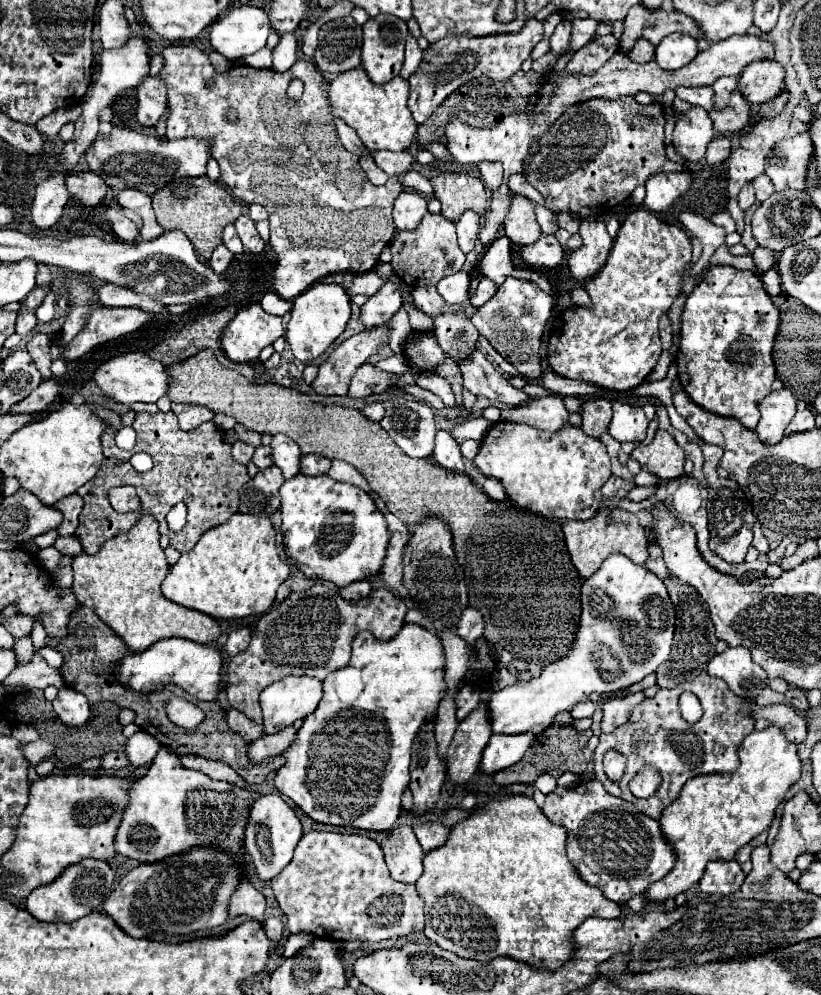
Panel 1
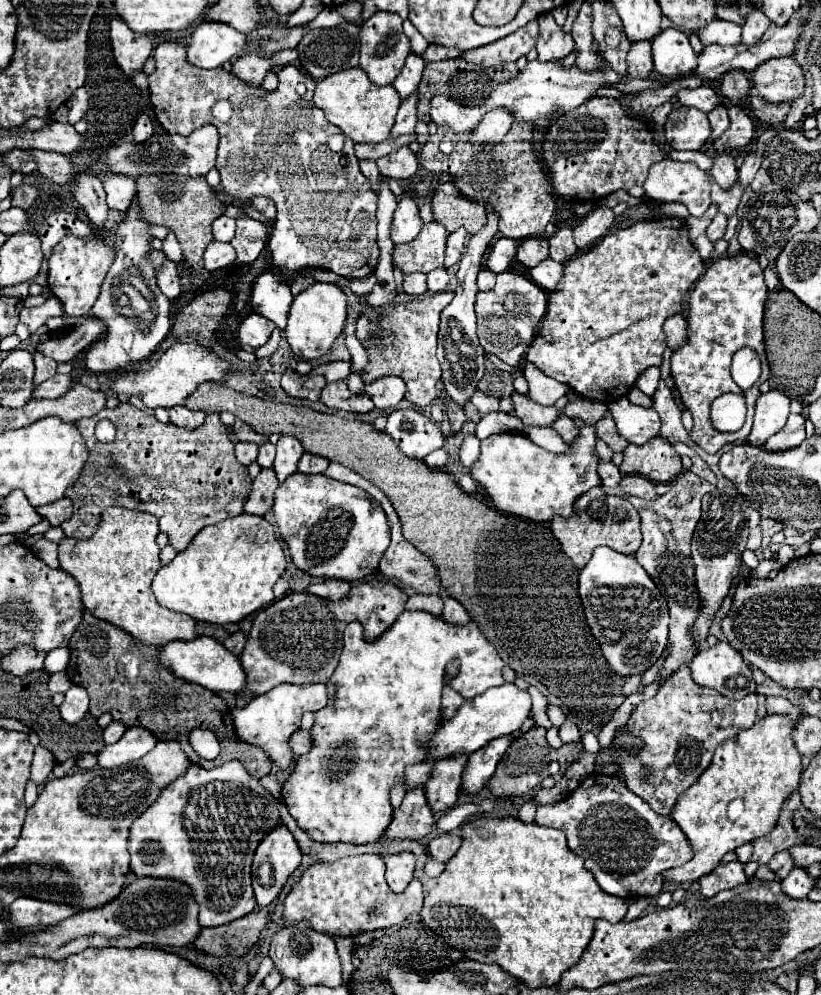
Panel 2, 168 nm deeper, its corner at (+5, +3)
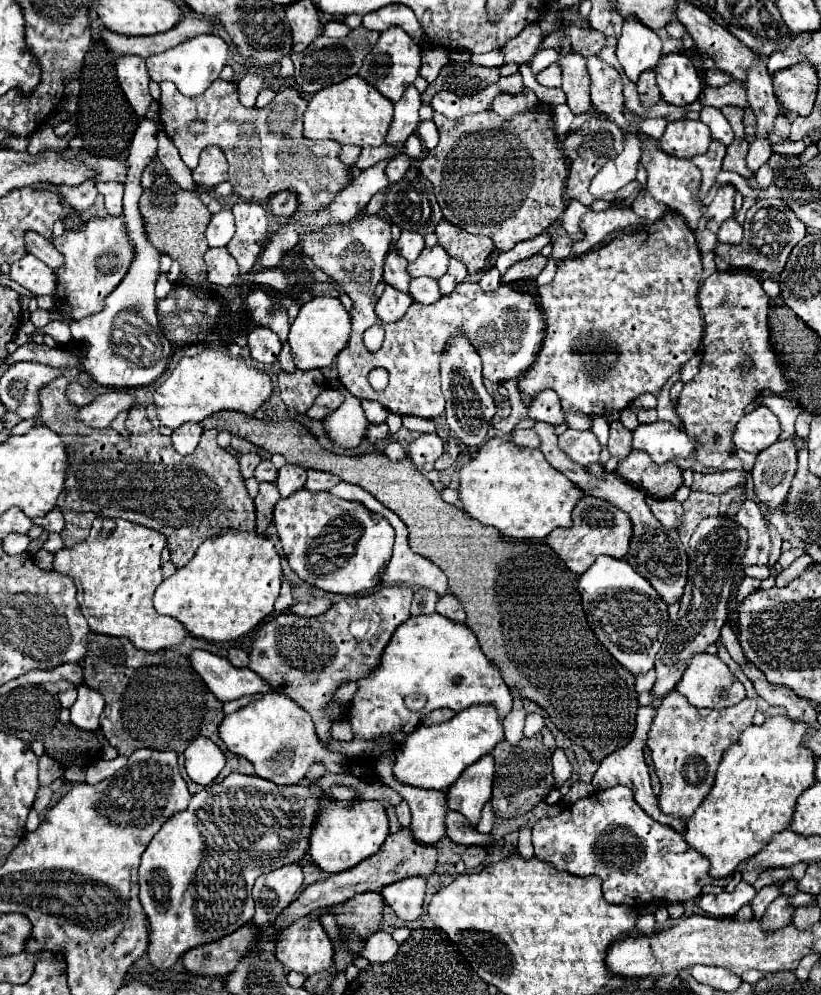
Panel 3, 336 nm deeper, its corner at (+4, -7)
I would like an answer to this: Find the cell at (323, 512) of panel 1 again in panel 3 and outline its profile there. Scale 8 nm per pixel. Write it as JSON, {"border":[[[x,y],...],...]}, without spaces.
{"border":[[[300,489],[280,499],[274,509],[274,525],[292,571],[328,593],[356,595],[372,589],[392,557],[394,529],[388,519],[368,511],[362,503],[346,501],[326,491],[310,493]]]}

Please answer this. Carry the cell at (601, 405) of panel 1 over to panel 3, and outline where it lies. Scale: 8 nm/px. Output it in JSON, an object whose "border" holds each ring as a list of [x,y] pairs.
{"border":[[[612,421],[610,423],[610,439],[608,439],[608,451],[612,457],[616,457],[618,461],[628,457],[632,451],[632,435],[630,431],[620,423],[620,421]]]}

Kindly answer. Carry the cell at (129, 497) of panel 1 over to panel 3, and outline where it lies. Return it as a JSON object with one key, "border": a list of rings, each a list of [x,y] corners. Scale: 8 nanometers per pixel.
{"border":[[[98,517],[84,543],[56,553],[54,571],[74,579],[82,615],[92,631],[126,637],[136,649],[156,653],[178,647],[186,635],[180,621],[160,615],[152,605],[154,589],[162,583],[160,551],[164,547],[166,539],[160,531],[124,519]]]}

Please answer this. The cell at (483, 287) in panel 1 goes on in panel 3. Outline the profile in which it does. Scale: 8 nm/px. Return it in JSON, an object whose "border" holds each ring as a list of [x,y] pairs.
{"border":[[[492,267],[492,269],[488,269],[488,271],[482,275],[480,287],[482,287],[484,291],[496,291],[498,285],[500,285],[500,273],[496,271],[496,267]]]}

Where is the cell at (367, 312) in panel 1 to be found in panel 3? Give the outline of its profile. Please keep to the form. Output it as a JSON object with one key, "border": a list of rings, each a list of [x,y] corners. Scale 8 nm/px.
{"border":[[[386,285],[382,297],[376,303],[376,315],[384,321],[384,323],[392,323],[402,319],[404,311],[410,307],[412,299],[410,295],[402,295],[402,291],[396,291],[392,285]]]}

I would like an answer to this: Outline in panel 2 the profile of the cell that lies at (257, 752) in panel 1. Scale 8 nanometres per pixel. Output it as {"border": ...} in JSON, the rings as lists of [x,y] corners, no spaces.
{"border":[[[303,729],[297,731],[297,733],[293,733],[289,745],[291,745],[291,749],[293,749],[295,755],[305,755],[305,753],[309,753],[309,751],[311,751],[311,745],[313,745],[311,733],[309,733],[309,731],[303,731]]]}

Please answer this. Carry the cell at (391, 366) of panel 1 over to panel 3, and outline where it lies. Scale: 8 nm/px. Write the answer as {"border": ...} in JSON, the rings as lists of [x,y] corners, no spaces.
{"border":[[[342,387],[342,395],[346,401],[336,409],[336,415],[330,415],[328,421],[324,419],[326,433],[334,439],[336,445],[356,447],[366,435],[368,419],[360,407],[360,401],[346,387]]]}

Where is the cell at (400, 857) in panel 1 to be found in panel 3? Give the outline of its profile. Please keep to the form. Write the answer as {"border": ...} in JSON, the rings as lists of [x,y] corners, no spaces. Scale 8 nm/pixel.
{"border":[[[406,877],[382,889],[386,903],[396,911],[404,921],[414,921],[422,915],[426,879],[424,877]]]}

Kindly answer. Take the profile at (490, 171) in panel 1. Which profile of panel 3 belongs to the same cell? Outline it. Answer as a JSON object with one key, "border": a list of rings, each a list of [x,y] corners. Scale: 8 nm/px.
{"border":[[[532,89],[524,91],[524,95],[500,95],[492,103],[492,111],[502,119],[512,119],[516,115],[524,115],[538,107],[538,97]]]}

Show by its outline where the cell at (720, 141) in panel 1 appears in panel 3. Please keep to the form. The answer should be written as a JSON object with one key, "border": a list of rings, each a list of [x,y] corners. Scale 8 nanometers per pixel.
{"border":[[[726,183],[722,187],[718,187],[718,193],[714,197],[714,201],[704,209],[704,219],[706,219],[706,229],[712,233],[718,233],[720,225],[734,217],[734,195],[736,195],[736,187],[732,183]]]}

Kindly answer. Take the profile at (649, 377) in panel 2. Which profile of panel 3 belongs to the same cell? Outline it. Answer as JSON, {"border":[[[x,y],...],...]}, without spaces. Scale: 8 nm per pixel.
{"border":[[[644,393],[644,395],[640,395],[640,397],[632,403],[632,407],[634,407],[634,409],[654,409],[654,407],[656,407],[656,395]]]}

